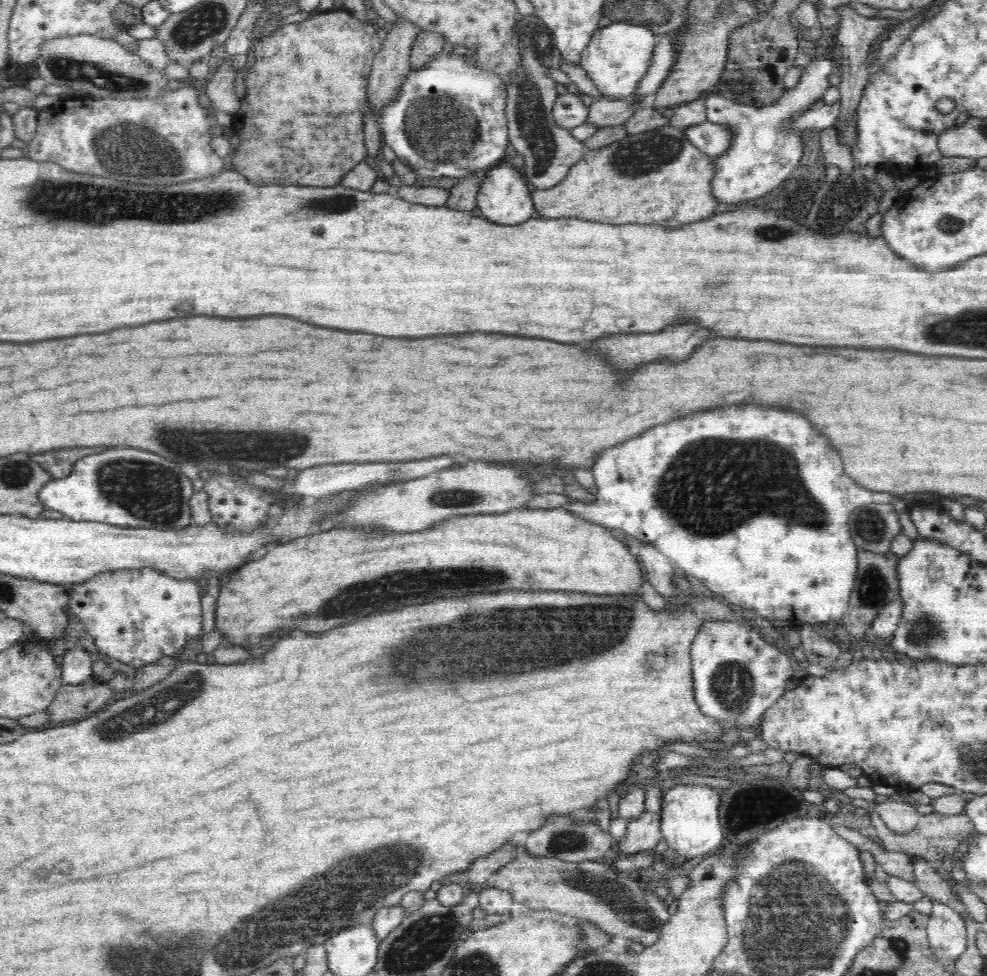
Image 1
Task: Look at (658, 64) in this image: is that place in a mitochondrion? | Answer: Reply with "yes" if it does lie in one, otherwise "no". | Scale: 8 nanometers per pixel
no

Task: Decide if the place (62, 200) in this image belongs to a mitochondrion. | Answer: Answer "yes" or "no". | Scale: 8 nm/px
yes

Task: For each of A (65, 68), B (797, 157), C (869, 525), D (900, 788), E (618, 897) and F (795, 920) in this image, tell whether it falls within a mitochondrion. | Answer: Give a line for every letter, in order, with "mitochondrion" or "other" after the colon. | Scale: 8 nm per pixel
A: mitochondrion
B: other
C: mitochondrion
D: other
E: mitochondrion
F: mitochondrion

